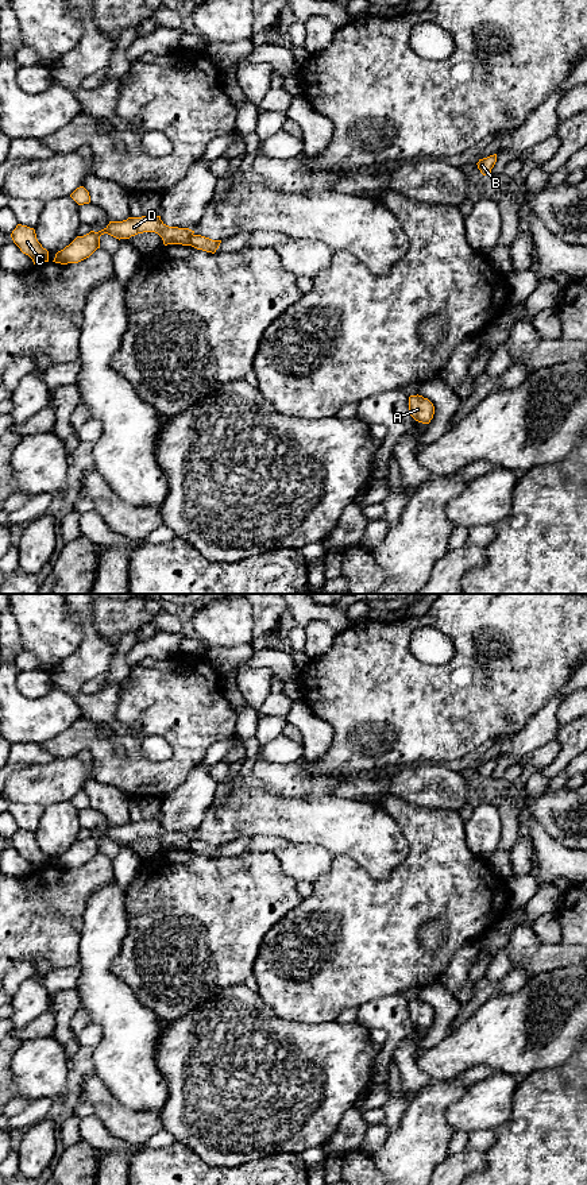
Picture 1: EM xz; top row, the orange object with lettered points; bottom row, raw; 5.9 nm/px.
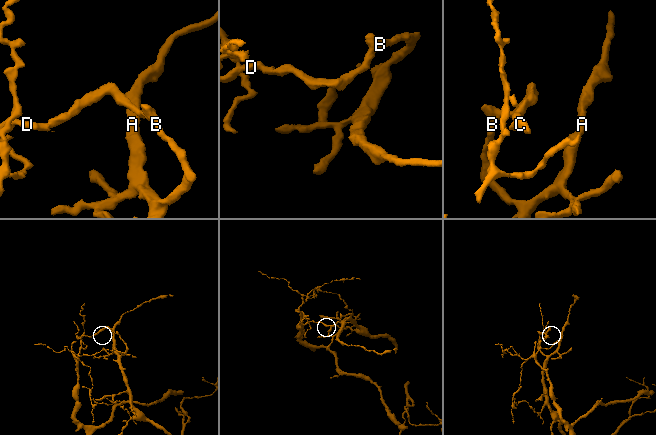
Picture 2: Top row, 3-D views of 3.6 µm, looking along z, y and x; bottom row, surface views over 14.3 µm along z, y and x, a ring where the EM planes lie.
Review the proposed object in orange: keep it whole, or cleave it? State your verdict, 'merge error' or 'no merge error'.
merge error

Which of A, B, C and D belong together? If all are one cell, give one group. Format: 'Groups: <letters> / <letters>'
Groups: A B / C D

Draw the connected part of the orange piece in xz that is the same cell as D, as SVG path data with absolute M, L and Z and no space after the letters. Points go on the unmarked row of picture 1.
M142 821L128 822L123 826L109 826L109 829L99 835L90 835L84 841L77 841L69 850L55 858L53 866L67 869L78 868L89 862L97 853L100 853L100 841L108 838L116 844L130 844L138 838L155 837L158 838L163 849L182 849L189 850L189 844L194 835L189 833L169 831L161 821Z

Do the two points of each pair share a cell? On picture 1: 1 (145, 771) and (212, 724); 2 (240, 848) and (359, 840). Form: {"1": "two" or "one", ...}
{"1": "one", "2": "two"}

